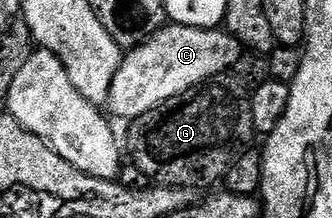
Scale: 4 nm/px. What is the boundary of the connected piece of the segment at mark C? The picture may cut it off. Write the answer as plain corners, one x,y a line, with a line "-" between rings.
166,25
122,58
111,85
108,110
113,110
124,121
138,119
171,97
182,95
187,89
228,72
238,54
237,40
224,30

